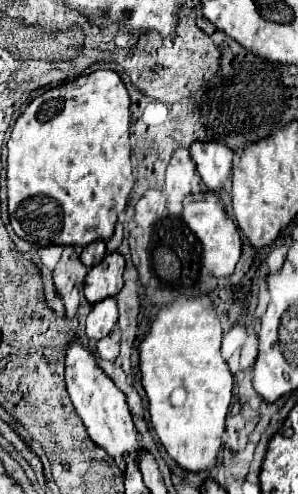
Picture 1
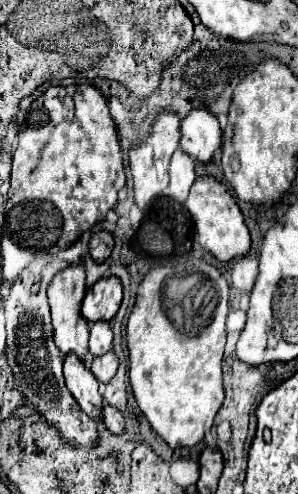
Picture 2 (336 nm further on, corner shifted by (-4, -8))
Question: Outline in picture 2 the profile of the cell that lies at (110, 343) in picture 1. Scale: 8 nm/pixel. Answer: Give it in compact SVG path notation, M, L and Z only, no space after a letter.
M106 352L102 356L96 356L92 360L92 366L90 366L92 374L100 380L100 382L110 382L118 370L118 358L114 352Z

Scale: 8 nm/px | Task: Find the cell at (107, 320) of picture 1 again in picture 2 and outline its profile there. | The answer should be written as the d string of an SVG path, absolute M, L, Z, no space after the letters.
M94 322L90 326L88 352L92 356L102 356L108 350L112 350L112 328L108 322Z

